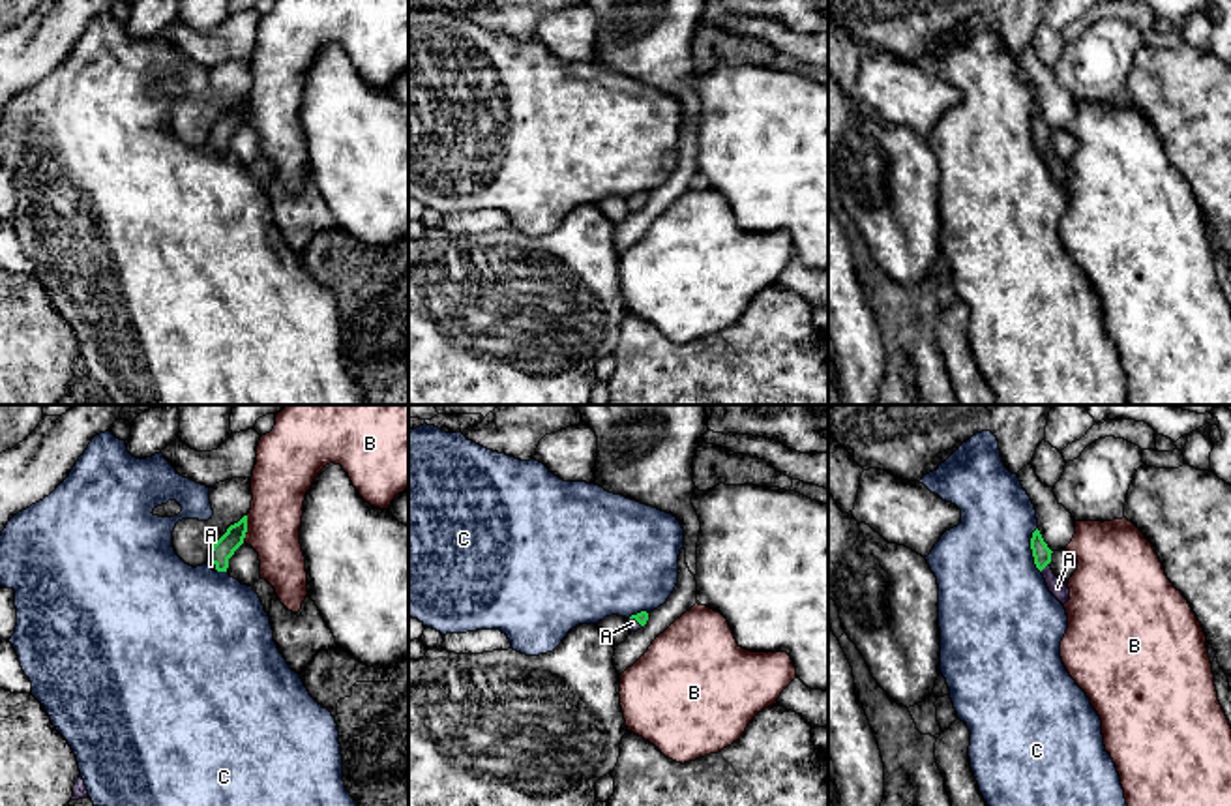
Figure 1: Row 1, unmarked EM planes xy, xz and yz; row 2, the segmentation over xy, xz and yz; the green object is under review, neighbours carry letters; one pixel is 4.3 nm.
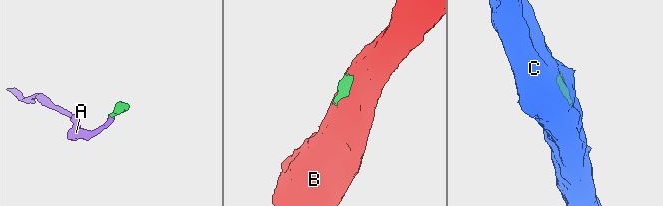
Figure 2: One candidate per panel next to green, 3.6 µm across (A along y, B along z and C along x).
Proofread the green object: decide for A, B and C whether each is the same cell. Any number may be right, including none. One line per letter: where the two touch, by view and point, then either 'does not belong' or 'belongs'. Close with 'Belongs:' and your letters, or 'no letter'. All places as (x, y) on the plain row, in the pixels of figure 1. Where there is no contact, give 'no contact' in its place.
A: yz (1044, 147) | belongs
B: xy (246, 109) | does not belong
C: yz (1031, 128) | does not belong
Belongs: A

